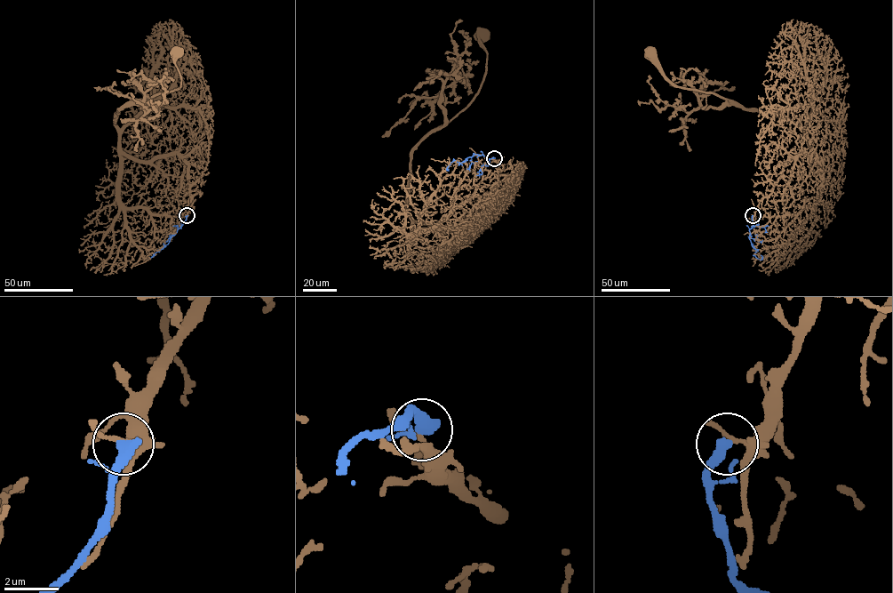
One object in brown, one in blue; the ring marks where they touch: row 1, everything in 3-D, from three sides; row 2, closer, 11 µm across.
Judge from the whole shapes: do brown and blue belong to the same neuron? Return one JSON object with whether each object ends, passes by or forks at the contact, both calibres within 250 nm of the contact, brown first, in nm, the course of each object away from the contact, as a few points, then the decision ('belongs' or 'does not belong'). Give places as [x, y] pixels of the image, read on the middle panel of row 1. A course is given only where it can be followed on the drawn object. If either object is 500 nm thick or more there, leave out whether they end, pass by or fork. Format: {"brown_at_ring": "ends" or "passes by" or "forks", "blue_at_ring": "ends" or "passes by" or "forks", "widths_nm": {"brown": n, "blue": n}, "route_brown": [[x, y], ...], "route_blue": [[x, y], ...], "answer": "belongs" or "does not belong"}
{"brown_at_ring": "passes by", "blue_at_ring": "ends", "widths_nm": {"brown": 180, "blue": 460}, "route_brown": [[493, 158], [497, 195], [481, 214], [413, 226], [412, 151], [478, 90], [482, 33]], "route_blue": [[494, 158], [474, 155], [460, 163], [452, 162], [449, 171], [447, 168]], "answer": "does not belong"}

